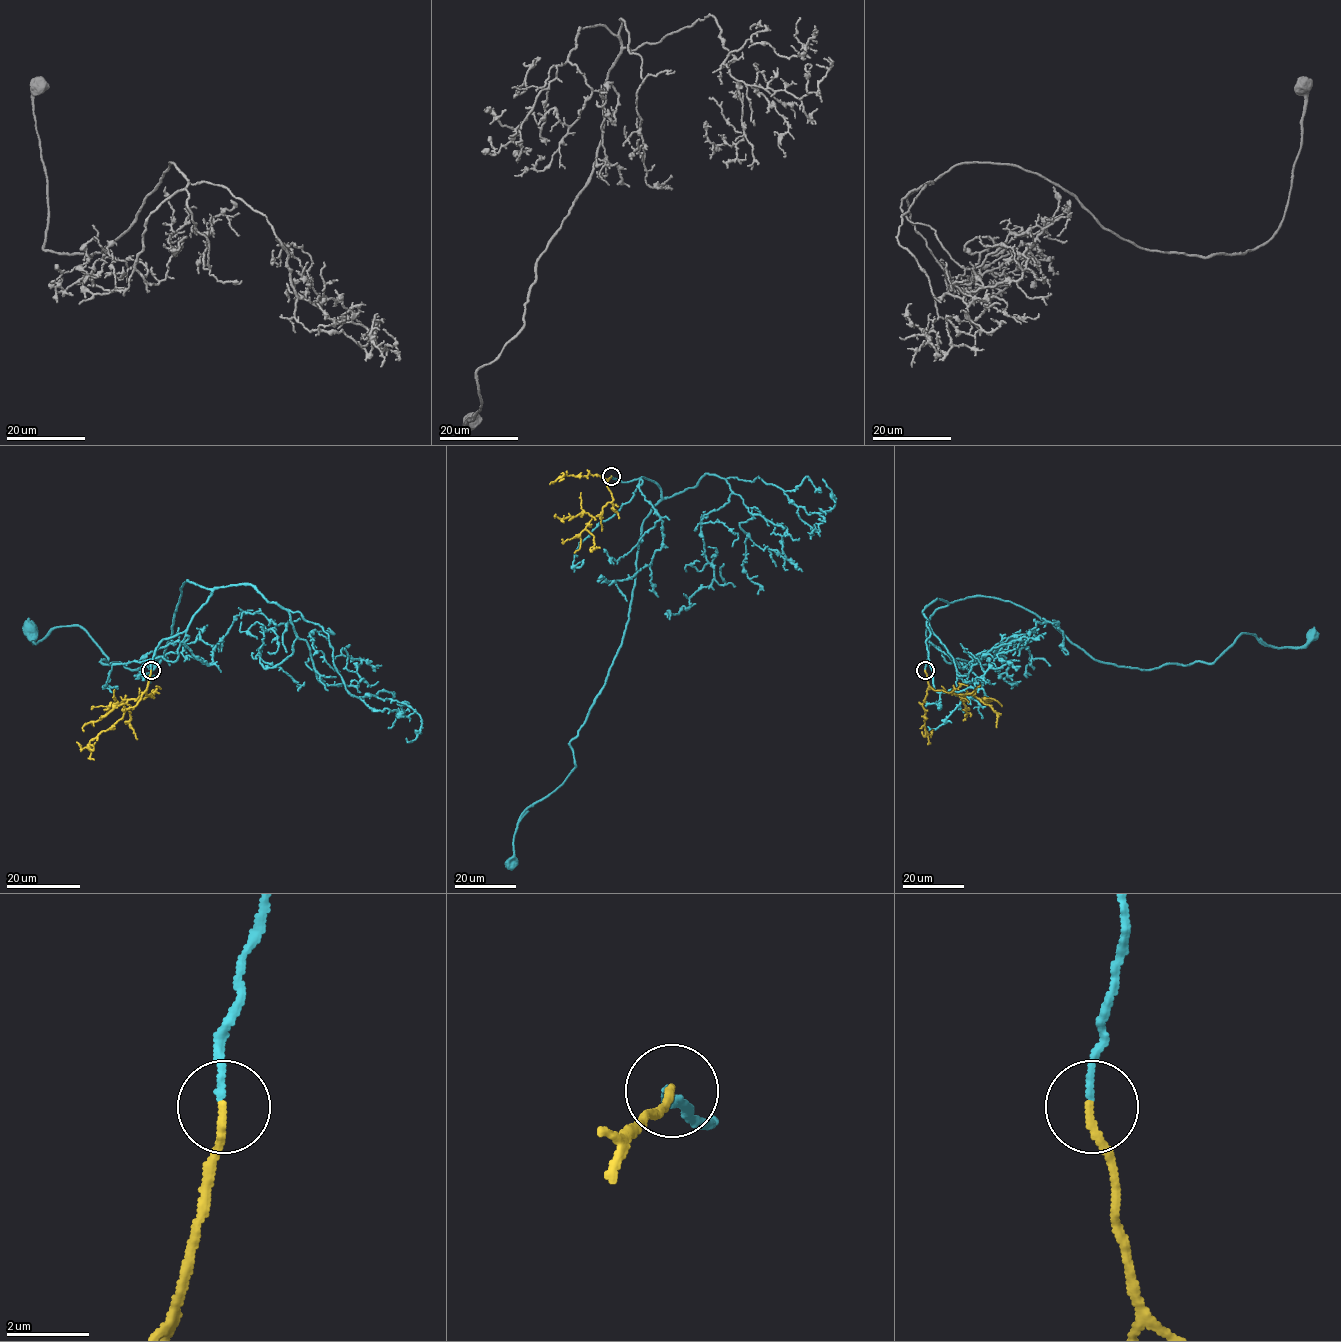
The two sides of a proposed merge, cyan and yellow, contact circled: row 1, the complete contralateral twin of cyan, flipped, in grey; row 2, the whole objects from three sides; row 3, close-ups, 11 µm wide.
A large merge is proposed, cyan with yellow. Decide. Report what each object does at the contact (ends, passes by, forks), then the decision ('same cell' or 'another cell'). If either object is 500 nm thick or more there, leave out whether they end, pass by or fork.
cyan ends there; yellow ends there; same cell

